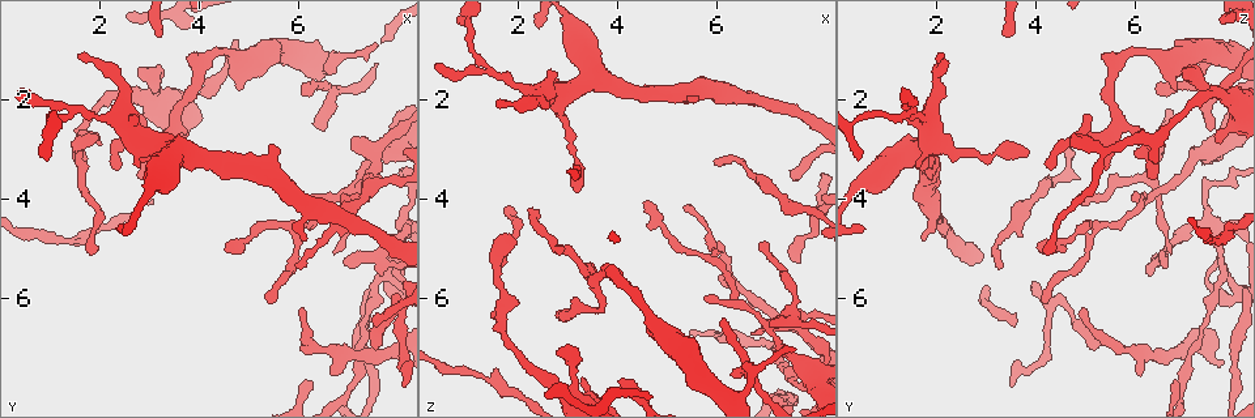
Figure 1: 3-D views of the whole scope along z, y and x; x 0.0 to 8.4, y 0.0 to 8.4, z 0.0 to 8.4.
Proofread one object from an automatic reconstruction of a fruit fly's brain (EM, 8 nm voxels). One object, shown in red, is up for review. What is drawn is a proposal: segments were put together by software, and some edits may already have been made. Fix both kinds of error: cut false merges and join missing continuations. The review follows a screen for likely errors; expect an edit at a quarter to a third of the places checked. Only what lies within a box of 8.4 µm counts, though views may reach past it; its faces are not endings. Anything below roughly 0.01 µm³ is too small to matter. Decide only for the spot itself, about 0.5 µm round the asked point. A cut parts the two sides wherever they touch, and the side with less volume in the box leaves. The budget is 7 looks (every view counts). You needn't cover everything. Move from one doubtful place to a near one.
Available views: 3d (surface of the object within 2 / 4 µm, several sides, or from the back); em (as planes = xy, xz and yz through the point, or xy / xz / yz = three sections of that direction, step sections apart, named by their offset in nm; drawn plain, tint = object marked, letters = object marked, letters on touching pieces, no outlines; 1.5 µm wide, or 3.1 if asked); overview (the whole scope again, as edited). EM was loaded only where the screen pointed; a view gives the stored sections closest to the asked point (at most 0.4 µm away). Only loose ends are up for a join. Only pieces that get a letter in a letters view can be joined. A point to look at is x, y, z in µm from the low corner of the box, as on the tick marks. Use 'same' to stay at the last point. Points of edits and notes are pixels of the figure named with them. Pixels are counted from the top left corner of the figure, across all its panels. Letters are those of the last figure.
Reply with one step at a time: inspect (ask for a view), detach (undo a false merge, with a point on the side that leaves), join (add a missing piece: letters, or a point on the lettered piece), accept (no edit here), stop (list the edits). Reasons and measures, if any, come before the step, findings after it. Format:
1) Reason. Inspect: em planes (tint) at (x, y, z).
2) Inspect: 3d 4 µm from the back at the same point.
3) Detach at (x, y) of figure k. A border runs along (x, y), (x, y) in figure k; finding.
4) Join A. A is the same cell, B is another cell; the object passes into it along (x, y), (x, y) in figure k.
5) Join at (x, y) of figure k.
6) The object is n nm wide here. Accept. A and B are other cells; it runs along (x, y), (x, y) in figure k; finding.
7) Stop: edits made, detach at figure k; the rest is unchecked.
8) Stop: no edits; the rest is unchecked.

Three-way junction. Inspect: 3d 2 µm at (3.15, 1.85, 7.65).

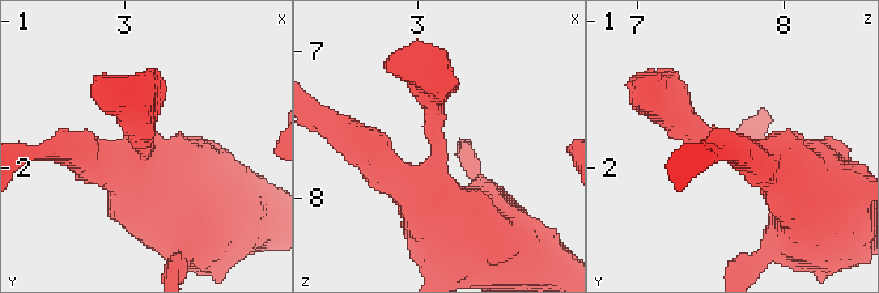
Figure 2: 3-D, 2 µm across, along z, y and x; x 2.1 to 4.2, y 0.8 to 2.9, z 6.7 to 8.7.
Shape alone is not enough. Inspect: em planes (letters) at (3.14, 1.84, 7.62).

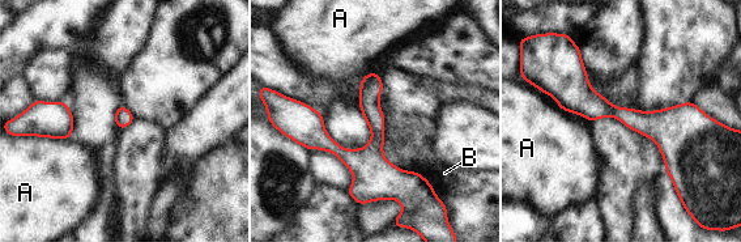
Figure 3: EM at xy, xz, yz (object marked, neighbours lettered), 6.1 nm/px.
The longest contact is with A, 220 nm. Accept. A and B are other cells; it runs along (553, 90), (643, 123), (705, 124) in figure 3; one neuron here.

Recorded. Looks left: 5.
A narrow waist. Inspect: 3d 4 µm from the back at (6.65, 1.90, 7.55).

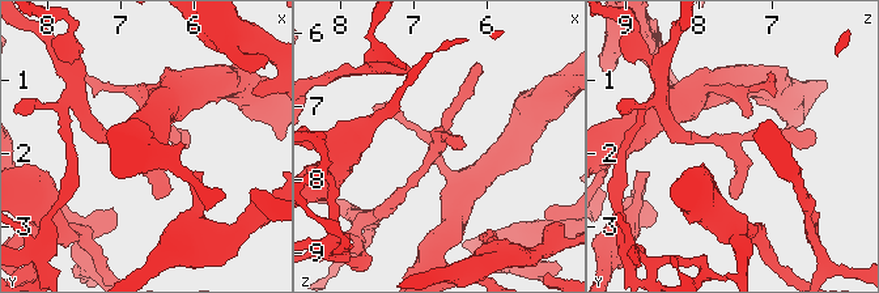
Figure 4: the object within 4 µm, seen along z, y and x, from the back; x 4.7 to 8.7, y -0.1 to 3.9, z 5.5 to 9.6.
Shape alone is not enough. Inspect: em xz step 8 (tint) at (6.65, 1.90, 7.55).

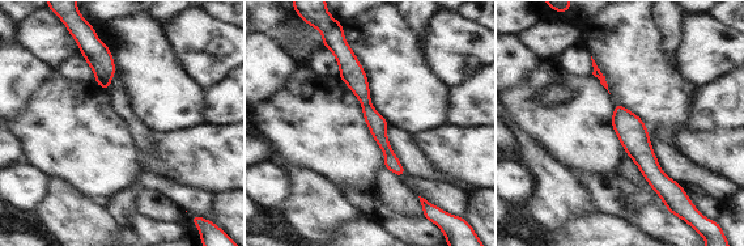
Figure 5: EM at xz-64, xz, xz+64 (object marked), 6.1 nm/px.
Another direction. Inspect: em planes (letters) at the same point.

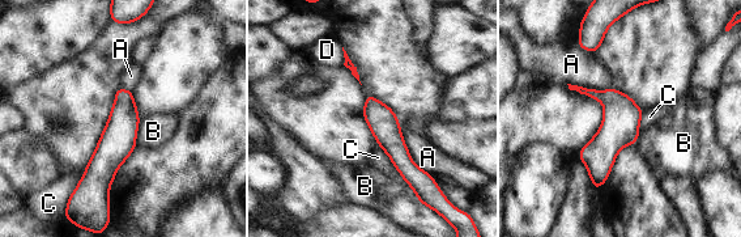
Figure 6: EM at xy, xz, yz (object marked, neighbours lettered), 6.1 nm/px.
Accept. A, B, C and D are other cells; one neuron here.

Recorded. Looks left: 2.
An open end. Inspect: em planes (letters) at (4.60, 5.00, 4.00).

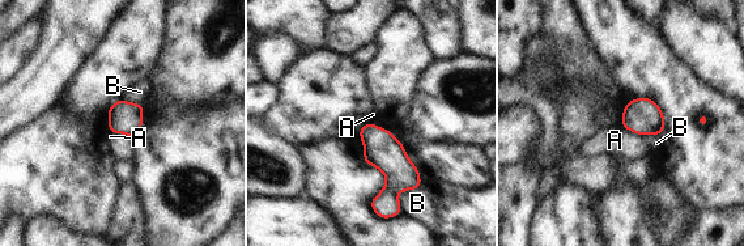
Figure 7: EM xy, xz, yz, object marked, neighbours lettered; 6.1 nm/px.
The object is 190 nm wide here. Accept. A and B are other cells; no lettered piece goes on from it.

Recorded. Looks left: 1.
Stop: no edits; the rest is unchecked.

